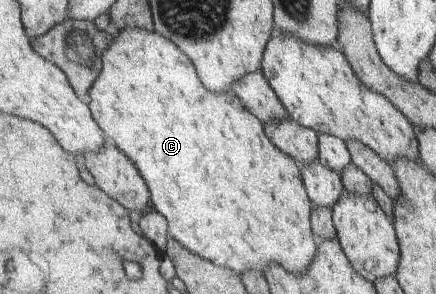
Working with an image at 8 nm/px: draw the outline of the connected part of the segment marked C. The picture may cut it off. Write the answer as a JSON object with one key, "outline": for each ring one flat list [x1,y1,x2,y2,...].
{"outline":[[135,25,126,26,124,29,119,30,117,37,113,39,113,42,106,48,106,51,103,53,103,68,97,77,97,80,94,82,94,85,90,90,90,108,92,109,93,116,97,121,97,124,100,124,100,127,104,130,107,139,110,142,116,144,129,158,133,159,133,162,140,168,141,174,145,177,147,184,149,185,151,194,152,194,152,203,154,208,157,209,165,218,168,220,168,234,169,236,177,239,181,244,184,244,191,252,214,262,222,267,229,267,232,271,239,273,242,278,244,272,252,271,253,269,258,271,265,272,266,268,271,266,273,263,282,264,289,272,294,273,304,273,306,268,309,266,309,263,312,263,316,258,316,252,318,250,318,238,313,232,312,229,312,207,313,202,308,195,308,189,305,184,303,184,303,179,301,178,302,170,299,170,297,166,298,162,295,162,295,159,286,152,283,152,268,136,266,133,266,128,264,127,262,120,255,116,244,104,243,101,232,91,223,91,223,92,211,92,208,88,205,88,205,85,202,83,200,76,198,75,196,66,181,52,181,48,173,42,170,38,163,36,157,29,149,30,145,27,138,27]]}

